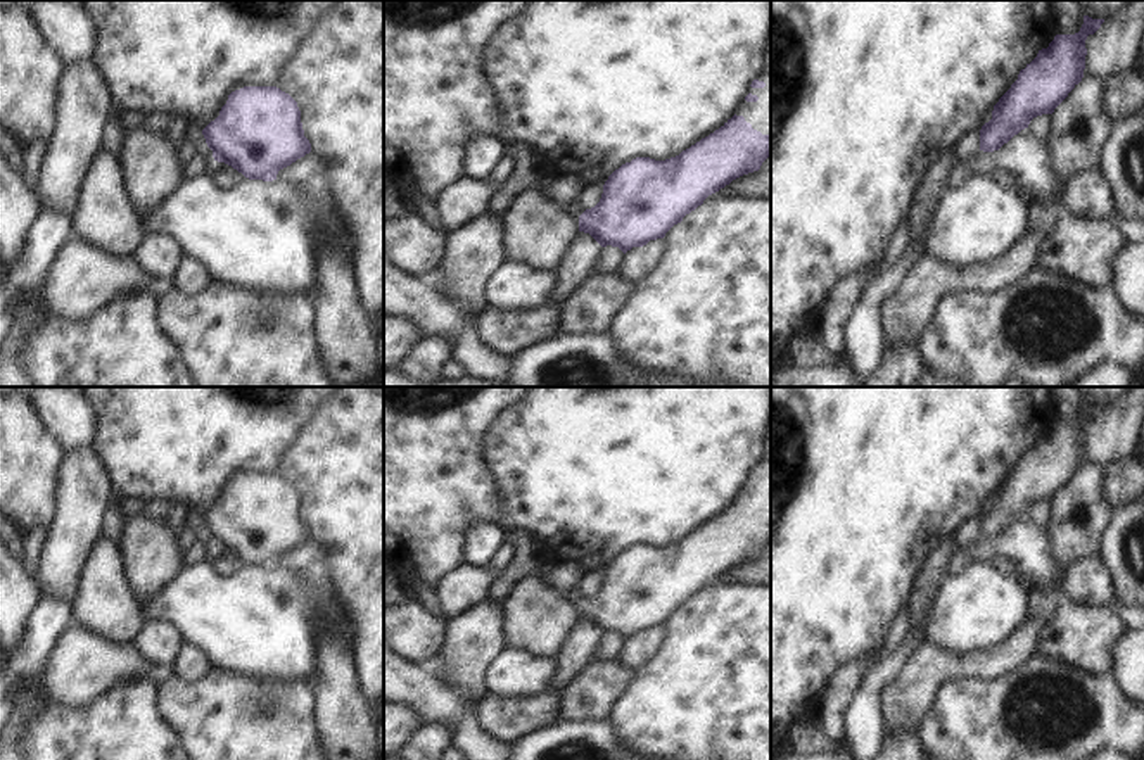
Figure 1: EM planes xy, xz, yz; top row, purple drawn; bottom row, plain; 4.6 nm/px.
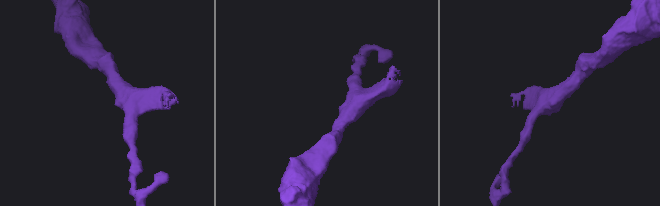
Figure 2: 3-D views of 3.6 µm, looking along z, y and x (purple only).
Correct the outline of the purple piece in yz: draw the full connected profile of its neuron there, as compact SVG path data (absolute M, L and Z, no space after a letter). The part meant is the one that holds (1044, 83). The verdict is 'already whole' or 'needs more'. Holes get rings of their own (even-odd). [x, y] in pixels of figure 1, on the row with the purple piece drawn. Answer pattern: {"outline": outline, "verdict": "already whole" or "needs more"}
{"outline": "M1084 16L1075 35L1056 35L1047 48L1020 71L1018 79L994 105L992 119L980 130L980 150L994 152L1007 143L1030 121L1052 114L1068 93L1082 81L1085 69L1085 40L1104 19Z", "verdict": "already whole"}

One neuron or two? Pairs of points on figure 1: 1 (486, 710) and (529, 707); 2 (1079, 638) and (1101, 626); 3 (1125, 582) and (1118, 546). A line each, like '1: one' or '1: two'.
1: one
2: one
3: one

